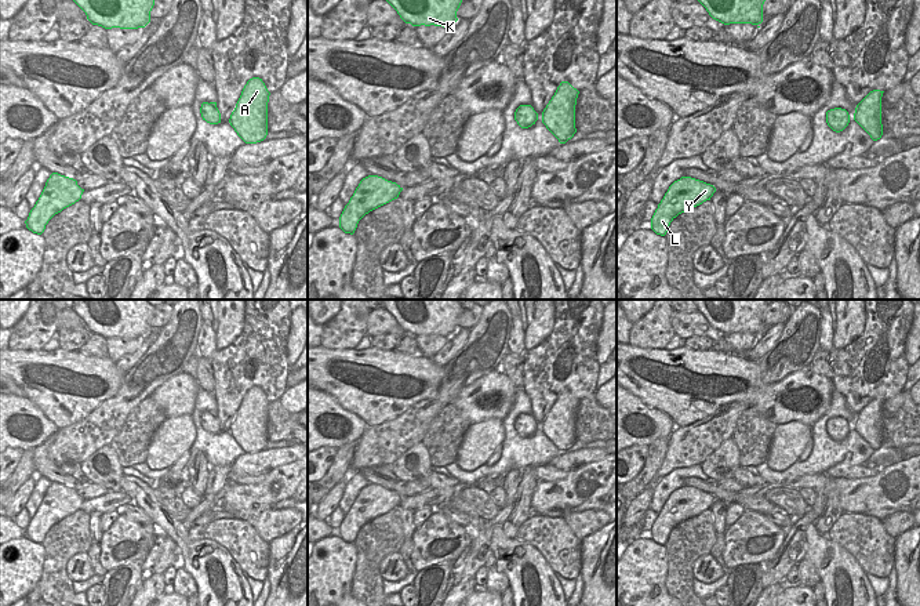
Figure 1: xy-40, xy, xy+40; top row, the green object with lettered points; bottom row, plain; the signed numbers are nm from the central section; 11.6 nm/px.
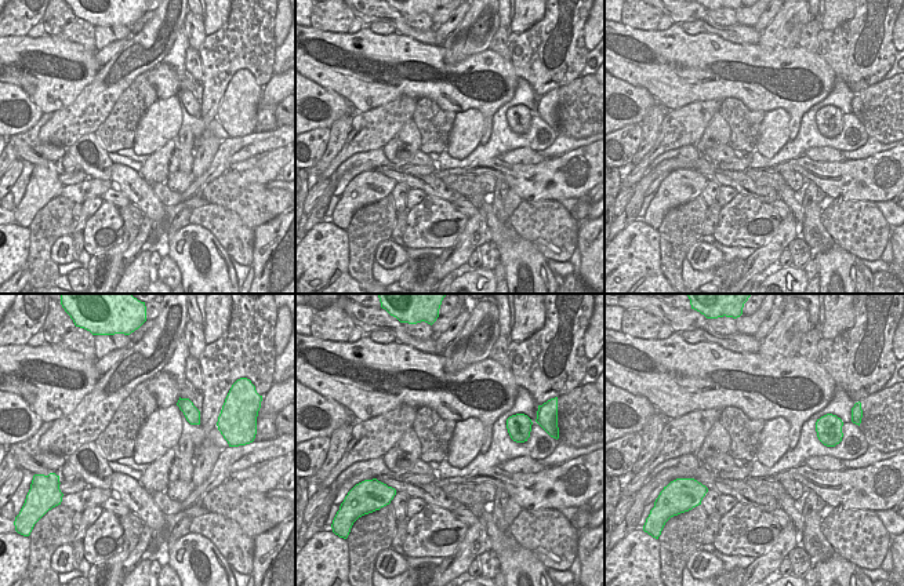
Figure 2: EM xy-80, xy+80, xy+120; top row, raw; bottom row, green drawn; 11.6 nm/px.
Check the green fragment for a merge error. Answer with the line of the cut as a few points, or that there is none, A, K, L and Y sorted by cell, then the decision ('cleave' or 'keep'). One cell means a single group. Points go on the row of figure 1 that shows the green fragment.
no cut | A K L Y | keep

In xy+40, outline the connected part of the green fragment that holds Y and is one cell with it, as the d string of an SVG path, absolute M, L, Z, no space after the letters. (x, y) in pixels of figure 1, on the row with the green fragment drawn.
M681 177L674 181L663 199L658 204L652 218L651 229L661 236L665 236L670 222L681 213L710 200L716 188L703 181Z

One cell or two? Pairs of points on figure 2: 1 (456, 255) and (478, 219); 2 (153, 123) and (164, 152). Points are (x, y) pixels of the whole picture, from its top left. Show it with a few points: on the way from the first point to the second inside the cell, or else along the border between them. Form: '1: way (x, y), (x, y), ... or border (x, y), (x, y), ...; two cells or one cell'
1: way (463, 247), (472, 237), (472, 232), (476, 228); one cell
2: border (174, 138), (169, 139), (149, 156); two cells

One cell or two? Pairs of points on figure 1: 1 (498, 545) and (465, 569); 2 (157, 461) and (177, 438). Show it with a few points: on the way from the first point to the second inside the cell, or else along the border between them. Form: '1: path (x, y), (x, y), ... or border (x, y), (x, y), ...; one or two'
1: border (501, 523), (493, 530), (490, 540), (493, 555); two
2: path (160, 456), (171, 443); one

